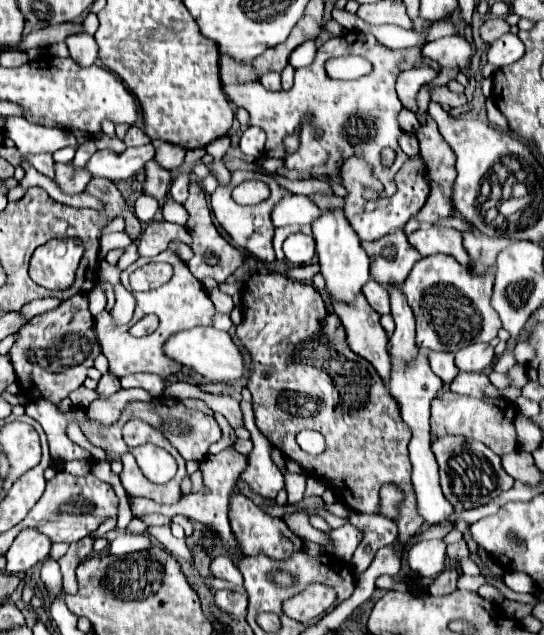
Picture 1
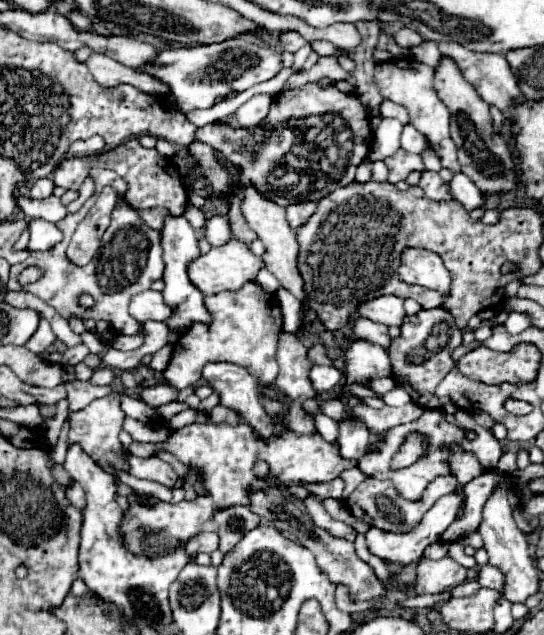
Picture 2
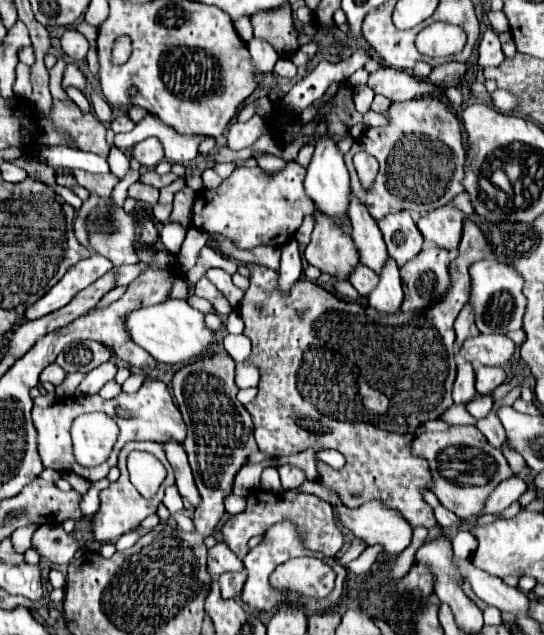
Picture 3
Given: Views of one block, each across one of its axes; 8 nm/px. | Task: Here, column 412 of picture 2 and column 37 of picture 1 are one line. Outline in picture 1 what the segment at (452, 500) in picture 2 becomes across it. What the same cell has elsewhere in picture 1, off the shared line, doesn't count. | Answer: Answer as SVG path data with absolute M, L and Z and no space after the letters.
M24 528L6 552L6 572L28 572L32 566L44 562L50 554L50 544L52 542L42 532L34 528Z

